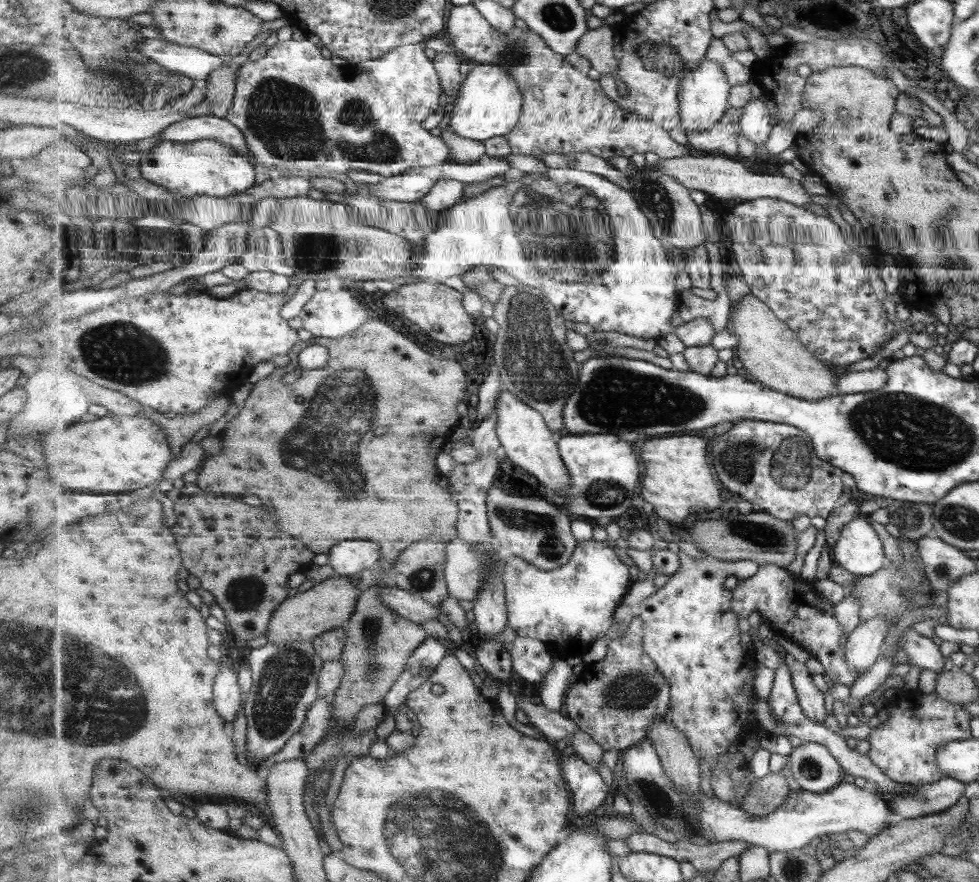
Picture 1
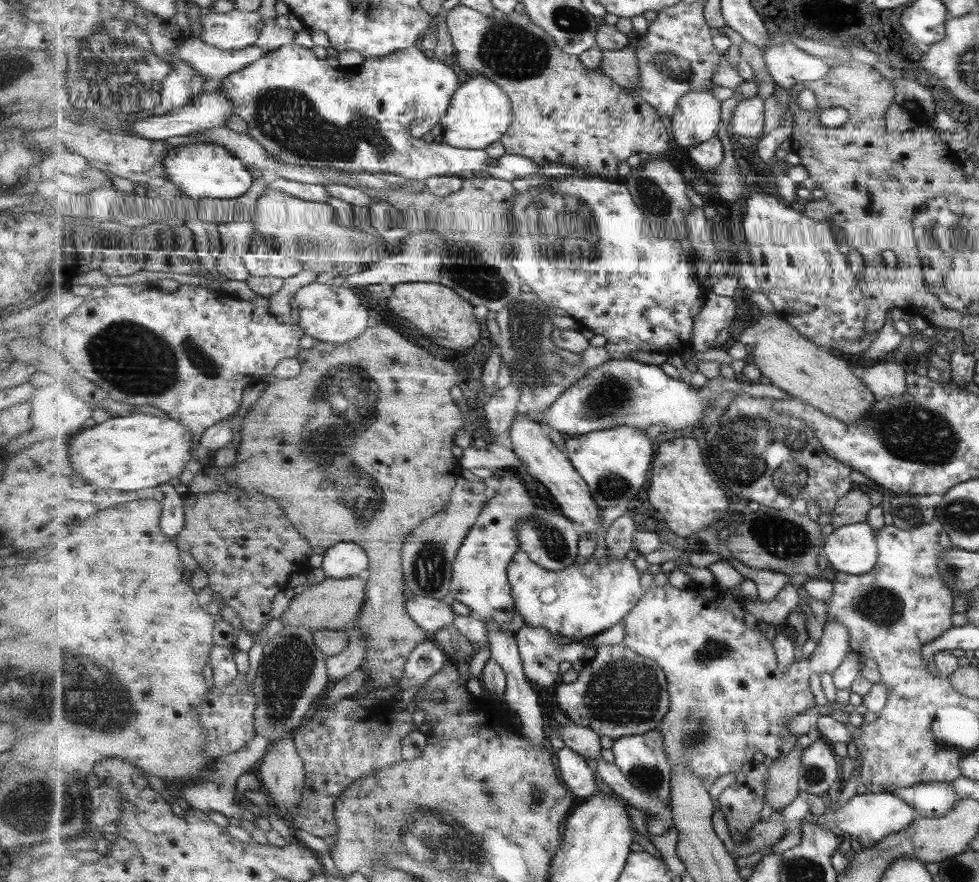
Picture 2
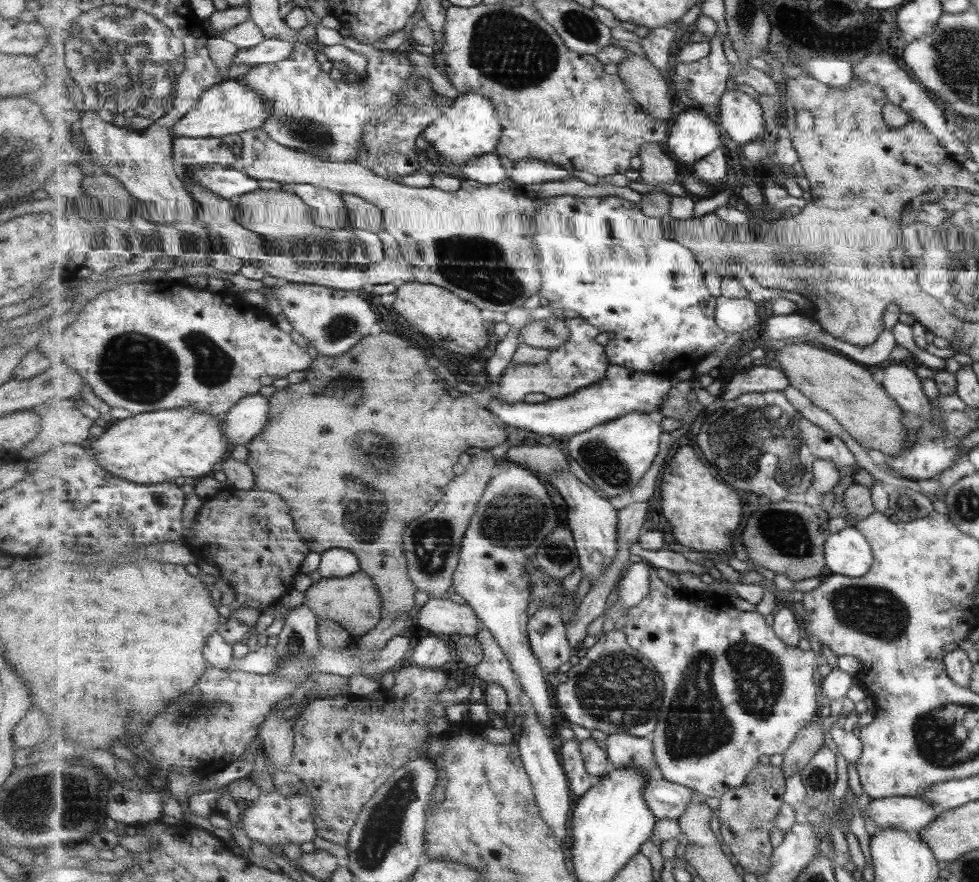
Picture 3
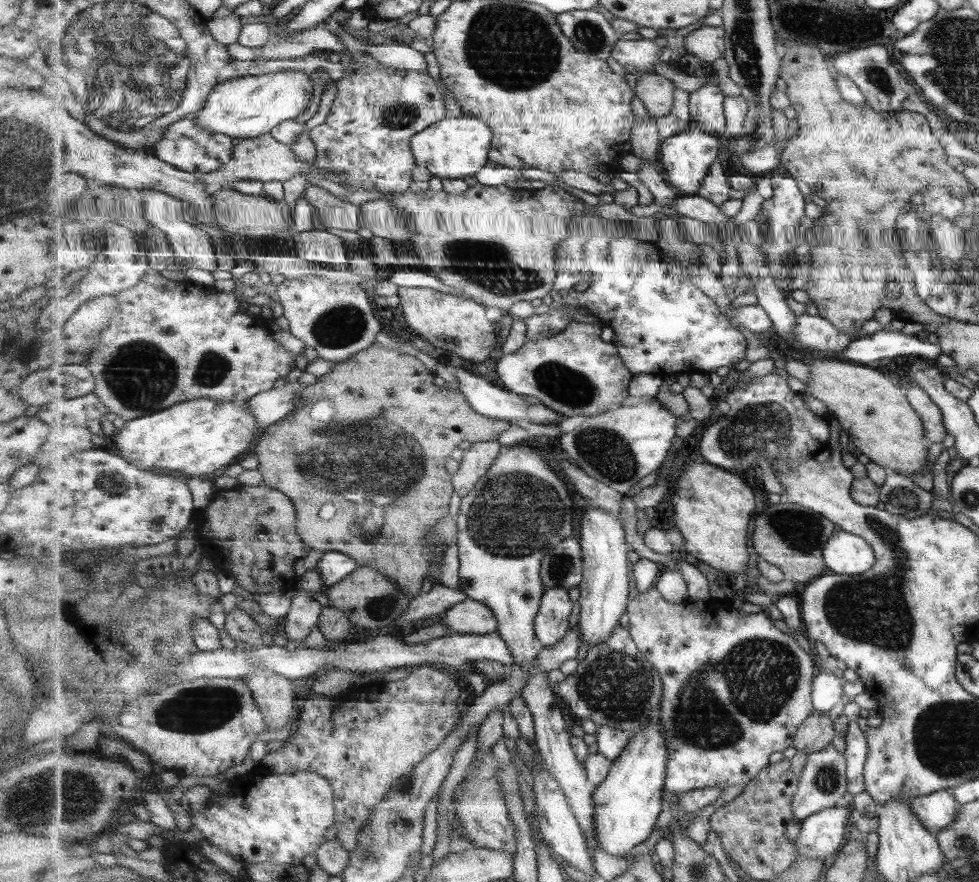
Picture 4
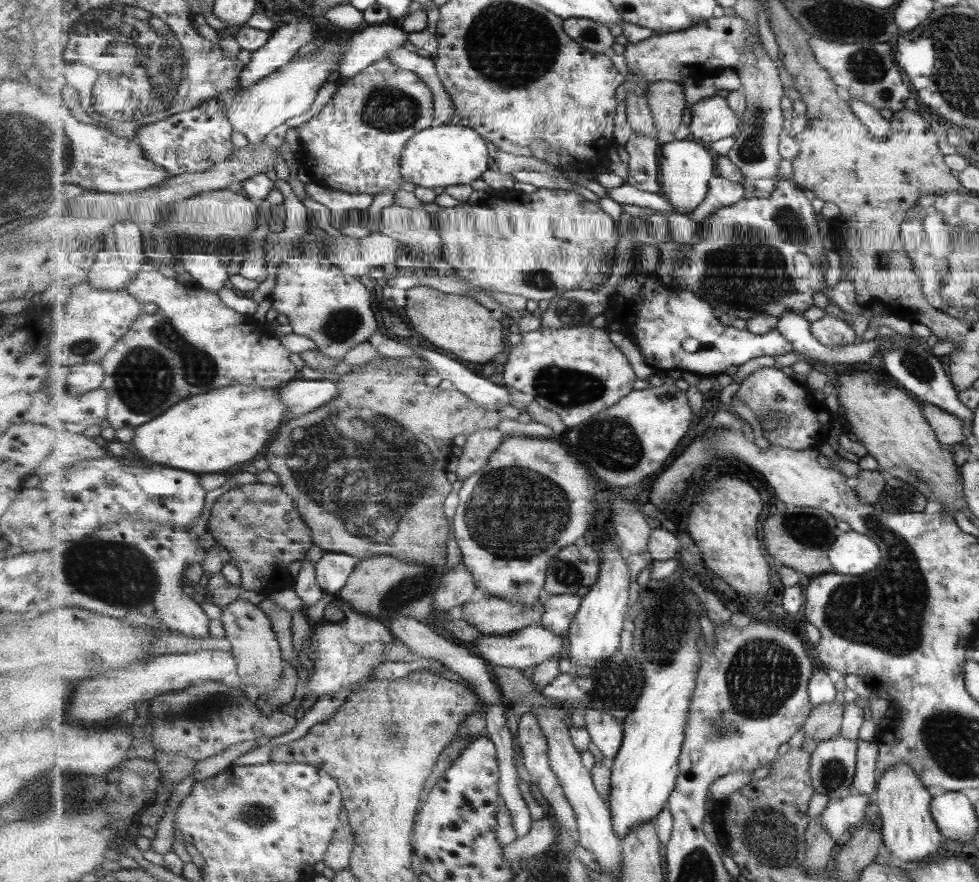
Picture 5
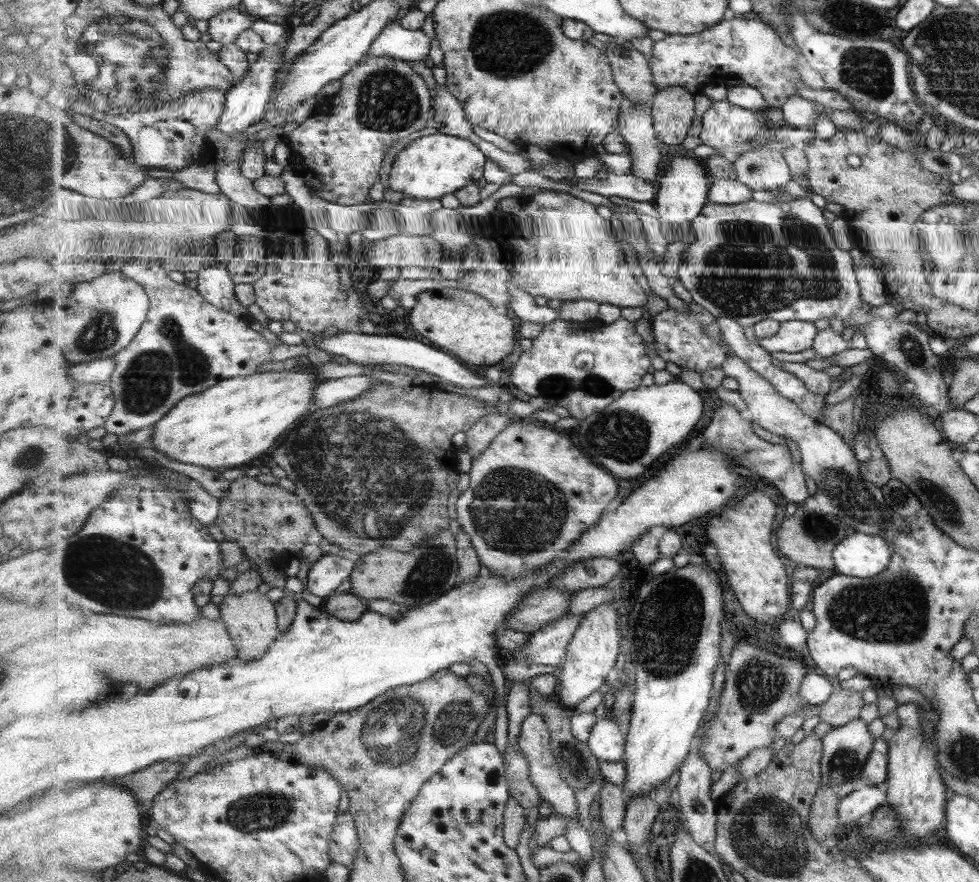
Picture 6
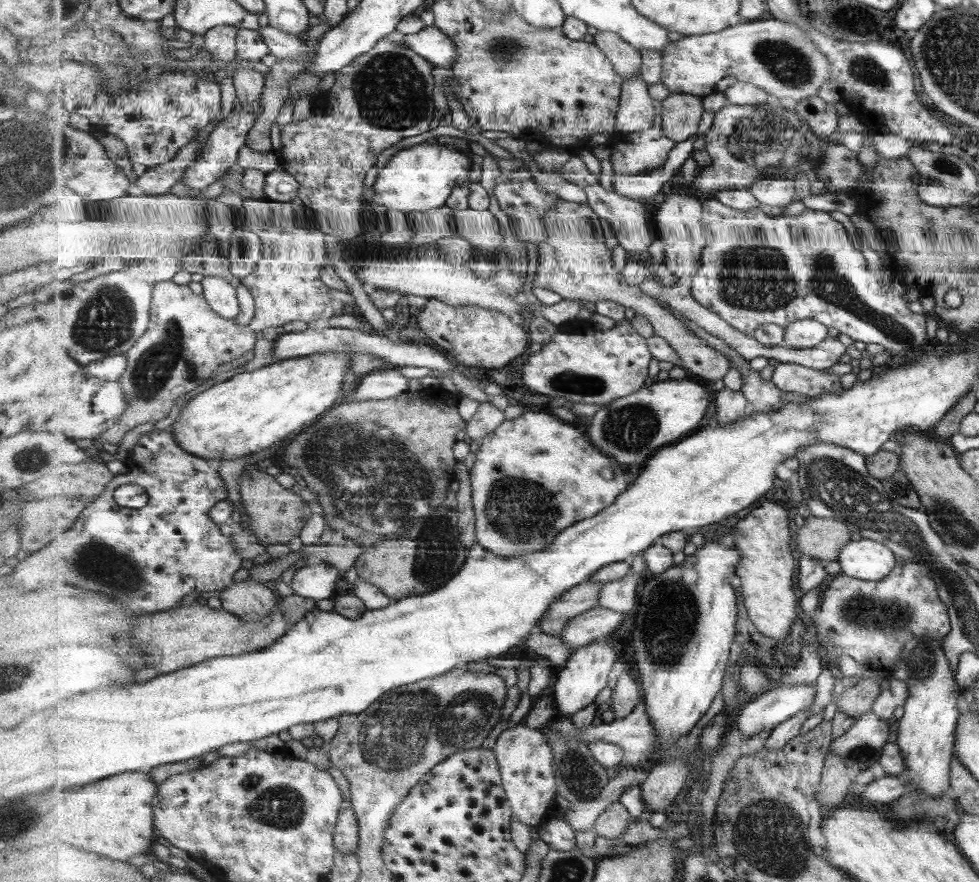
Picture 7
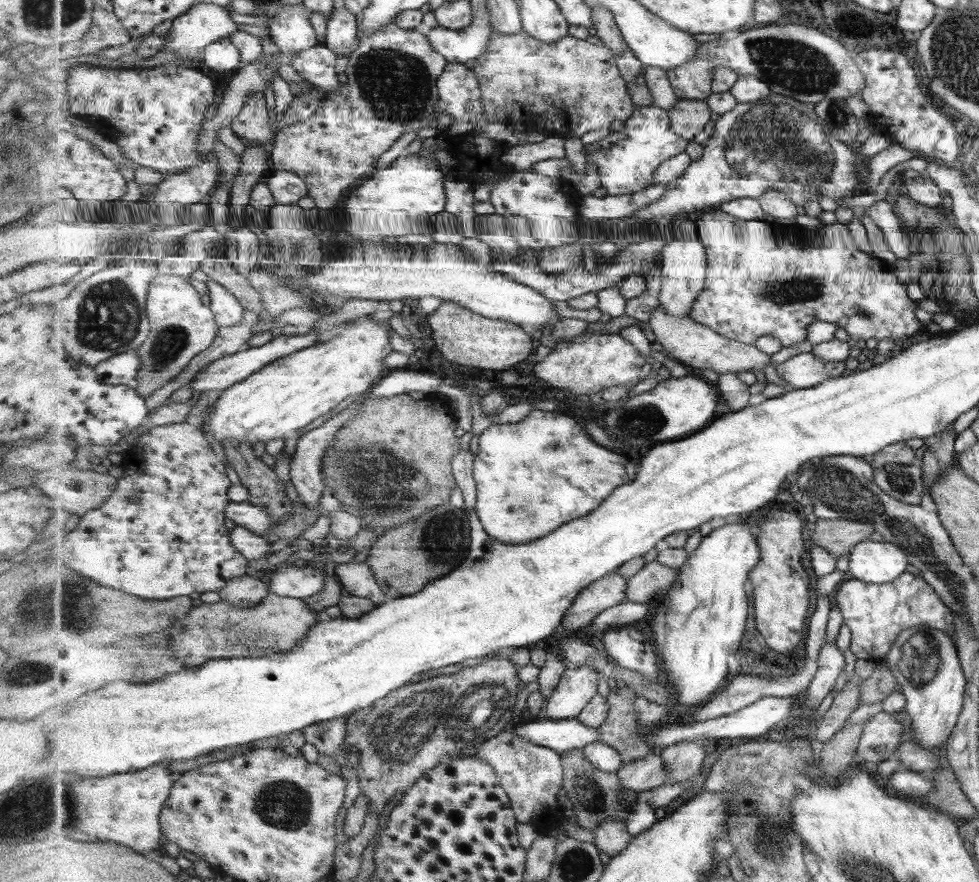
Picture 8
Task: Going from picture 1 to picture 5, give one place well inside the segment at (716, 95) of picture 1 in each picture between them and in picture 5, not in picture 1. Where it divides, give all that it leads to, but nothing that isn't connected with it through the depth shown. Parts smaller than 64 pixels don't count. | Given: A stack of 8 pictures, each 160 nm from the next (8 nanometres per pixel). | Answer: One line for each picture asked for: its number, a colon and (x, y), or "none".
2: (698, 116)
3: (694, 135)
4: (686, 157)
5: (687, 165)

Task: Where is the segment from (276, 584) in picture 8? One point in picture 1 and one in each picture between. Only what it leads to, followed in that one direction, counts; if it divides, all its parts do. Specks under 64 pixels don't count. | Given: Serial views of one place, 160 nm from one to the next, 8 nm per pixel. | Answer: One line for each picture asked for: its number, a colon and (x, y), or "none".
1: (348, 558)
2: (345, 559)
3: (337, 562)
4: (333, 567)
5: (333, 570)
6: (330, 571)
7: (318, 581)

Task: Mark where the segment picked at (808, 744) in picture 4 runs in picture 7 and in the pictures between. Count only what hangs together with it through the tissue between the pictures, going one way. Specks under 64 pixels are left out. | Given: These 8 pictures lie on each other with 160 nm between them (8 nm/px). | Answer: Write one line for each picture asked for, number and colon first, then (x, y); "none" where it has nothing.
5: (826, 721)
6: (844, 706)
7: (856, 700)

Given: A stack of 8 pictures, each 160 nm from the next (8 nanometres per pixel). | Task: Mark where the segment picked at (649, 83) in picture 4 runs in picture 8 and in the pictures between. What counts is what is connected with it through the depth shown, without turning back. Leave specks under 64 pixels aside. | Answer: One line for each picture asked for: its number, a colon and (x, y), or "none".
5: (667, 99)
6: (673, 108)
7: (681, 113)
8: (687, 116)

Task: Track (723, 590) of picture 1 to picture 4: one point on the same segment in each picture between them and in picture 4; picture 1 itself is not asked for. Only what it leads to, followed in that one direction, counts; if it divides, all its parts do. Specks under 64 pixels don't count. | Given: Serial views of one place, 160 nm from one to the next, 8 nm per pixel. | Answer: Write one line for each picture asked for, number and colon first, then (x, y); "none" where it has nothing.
2: (729, 698)
3: (734, 691)
4: (736, 689)

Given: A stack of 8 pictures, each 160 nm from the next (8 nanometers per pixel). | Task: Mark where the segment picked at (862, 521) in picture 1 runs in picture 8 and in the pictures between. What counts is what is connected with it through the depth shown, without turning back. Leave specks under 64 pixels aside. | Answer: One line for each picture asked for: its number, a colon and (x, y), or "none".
2: (851, 549)
3: (848, 553)
4: (847, 554)
5: (852, 553)
6: (861, 555)
7: (865, 559)
8: (872, 562)

